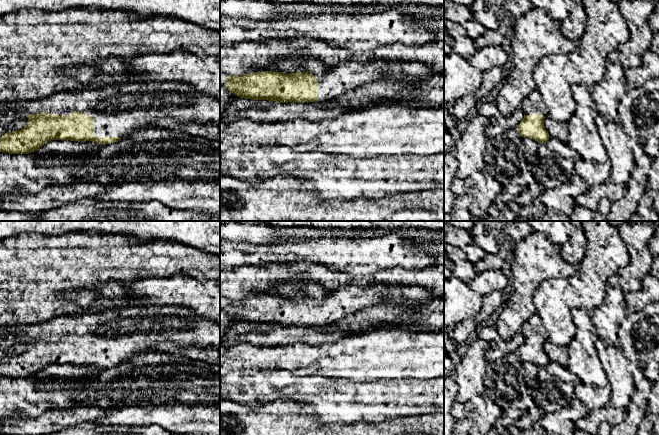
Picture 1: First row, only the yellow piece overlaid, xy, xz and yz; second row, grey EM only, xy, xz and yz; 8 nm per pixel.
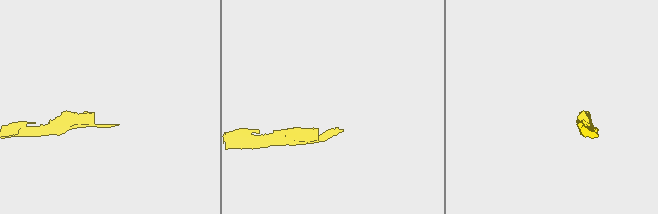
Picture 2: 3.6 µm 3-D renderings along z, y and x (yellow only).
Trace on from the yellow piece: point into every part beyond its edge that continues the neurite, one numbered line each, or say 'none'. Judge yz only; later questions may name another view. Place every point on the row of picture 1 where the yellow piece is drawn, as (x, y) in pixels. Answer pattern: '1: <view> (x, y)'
1: yz (532, 104)

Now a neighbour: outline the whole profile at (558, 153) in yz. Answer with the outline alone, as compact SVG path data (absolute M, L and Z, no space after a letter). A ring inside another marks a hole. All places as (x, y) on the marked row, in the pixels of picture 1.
M550 137L545 143L539 143L537 155L544 163L555 163L563 172L570 177L574 171L575 163L581 158L579 154L571 149L568 143Z

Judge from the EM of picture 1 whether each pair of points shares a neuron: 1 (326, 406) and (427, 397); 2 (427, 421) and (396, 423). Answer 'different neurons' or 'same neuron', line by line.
1: same neuron
2: same neuron

